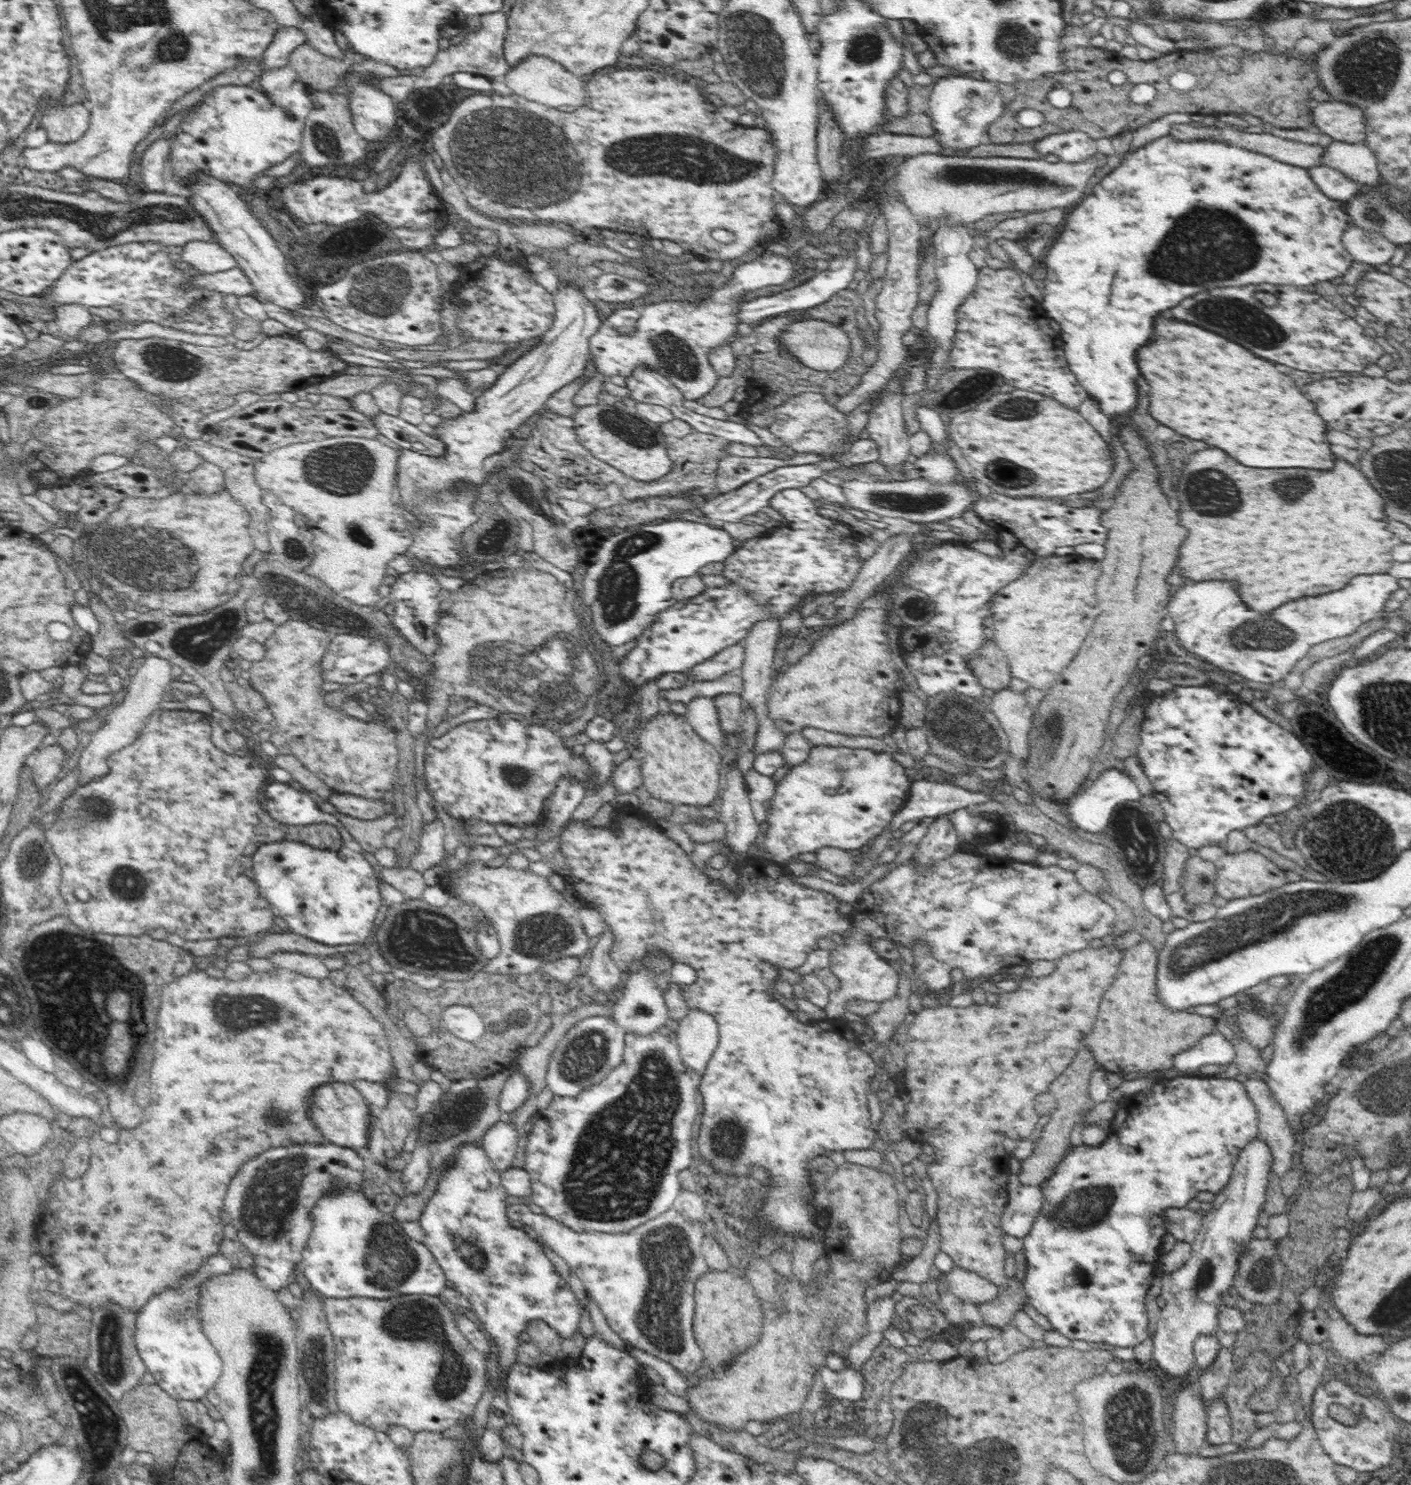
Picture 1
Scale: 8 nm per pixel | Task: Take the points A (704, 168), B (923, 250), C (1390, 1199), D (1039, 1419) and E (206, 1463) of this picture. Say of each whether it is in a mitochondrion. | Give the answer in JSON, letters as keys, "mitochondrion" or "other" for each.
{"A":"mitochondrion","B":"other","C":"other","D":"other","E":"other"}

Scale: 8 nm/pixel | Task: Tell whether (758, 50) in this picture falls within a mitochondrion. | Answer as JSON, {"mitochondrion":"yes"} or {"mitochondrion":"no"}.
{"mitochondrion":"yes"}

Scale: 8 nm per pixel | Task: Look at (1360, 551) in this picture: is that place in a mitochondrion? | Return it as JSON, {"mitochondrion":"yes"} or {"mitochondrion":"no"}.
{"mitochondrion":"no"}

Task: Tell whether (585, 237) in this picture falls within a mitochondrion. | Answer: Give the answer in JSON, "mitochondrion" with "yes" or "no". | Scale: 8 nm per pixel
{"mitochondrion":"no"}

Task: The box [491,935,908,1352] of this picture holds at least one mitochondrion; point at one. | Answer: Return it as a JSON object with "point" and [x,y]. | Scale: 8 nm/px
{"point":[605,1154]}

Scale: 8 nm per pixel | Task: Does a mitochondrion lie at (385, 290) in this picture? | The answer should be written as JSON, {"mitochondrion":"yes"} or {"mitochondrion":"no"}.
{"mitochondrion":"yes"}

